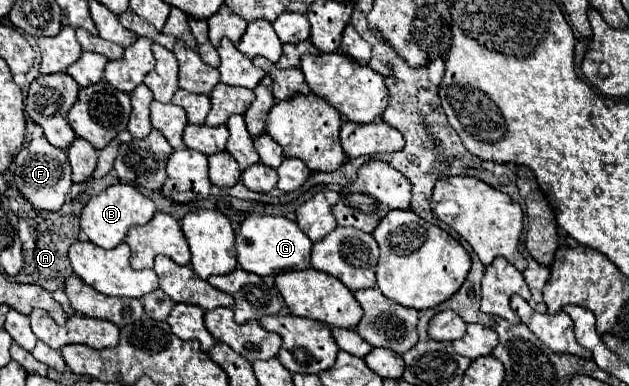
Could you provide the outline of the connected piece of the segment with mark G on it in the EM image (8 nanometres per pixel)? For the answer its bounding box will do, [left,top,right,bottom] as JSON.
[236,215,312,275]

